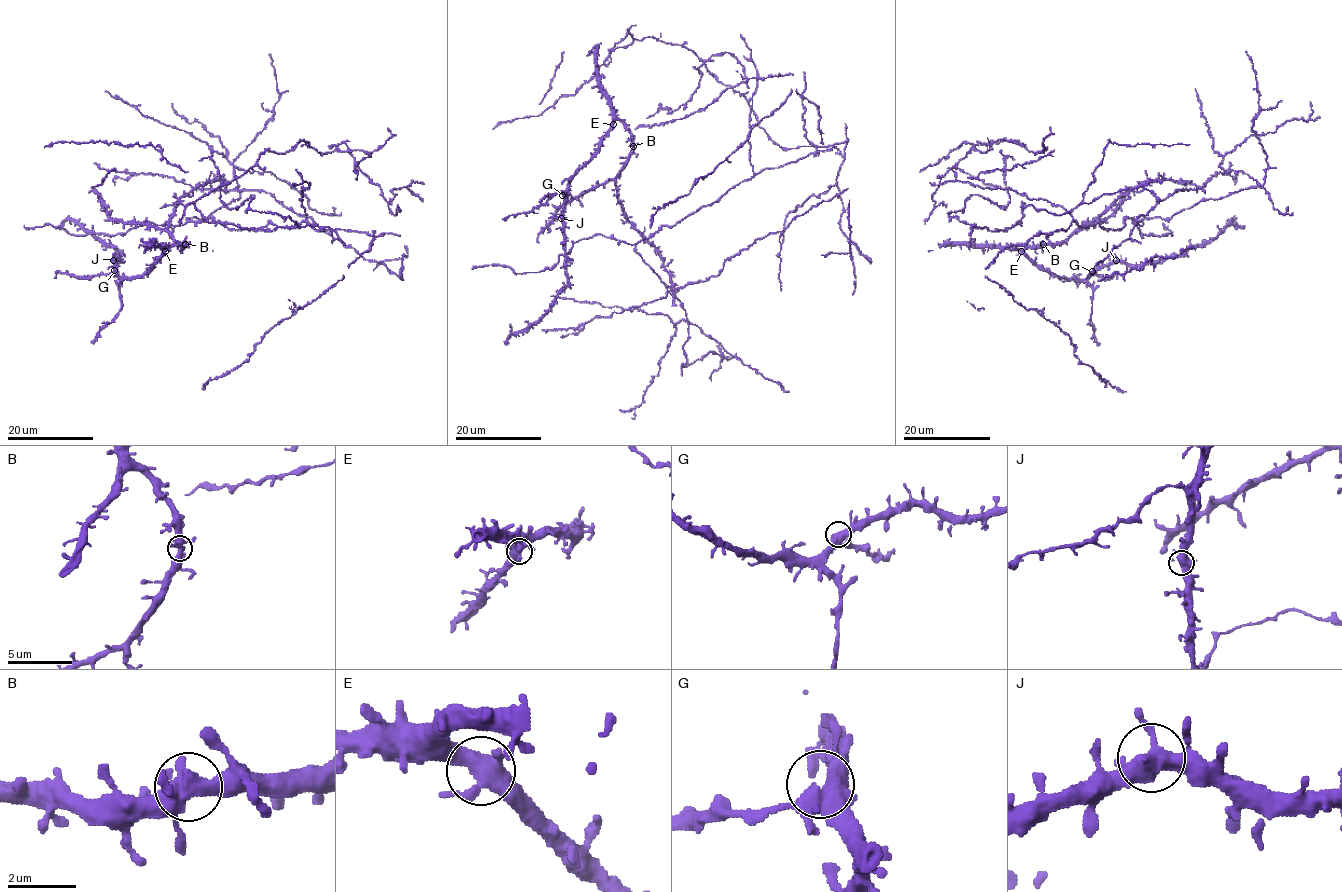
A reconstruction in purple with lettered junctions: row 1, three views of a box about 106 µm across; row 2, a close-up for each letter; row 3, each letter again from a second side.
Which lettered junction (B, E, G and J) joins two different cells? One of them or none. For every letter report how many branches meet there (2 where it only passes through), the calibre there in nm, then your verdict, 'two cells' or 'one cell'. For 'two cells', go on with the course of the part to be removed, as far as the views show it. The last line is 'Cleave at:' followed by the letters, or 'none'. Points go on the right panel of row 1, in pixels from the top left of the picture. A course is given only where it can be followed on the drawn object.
B: 4 branches meet; 460 nm thick; one cell
E: 4 branches meet; 460 nm thick; one cell
G: 4 branches meet; 480 nm thick; one cell
J: 4 branches meet; 480 nm thick; one cell
Cleave at: none

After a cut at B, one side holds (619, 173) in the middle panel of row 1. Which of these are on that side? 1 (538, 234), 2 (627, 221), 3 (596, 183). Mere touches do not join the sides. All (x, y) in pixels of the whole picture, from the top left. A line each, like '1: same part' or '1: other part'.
1: same part
2: same part
3: same part

